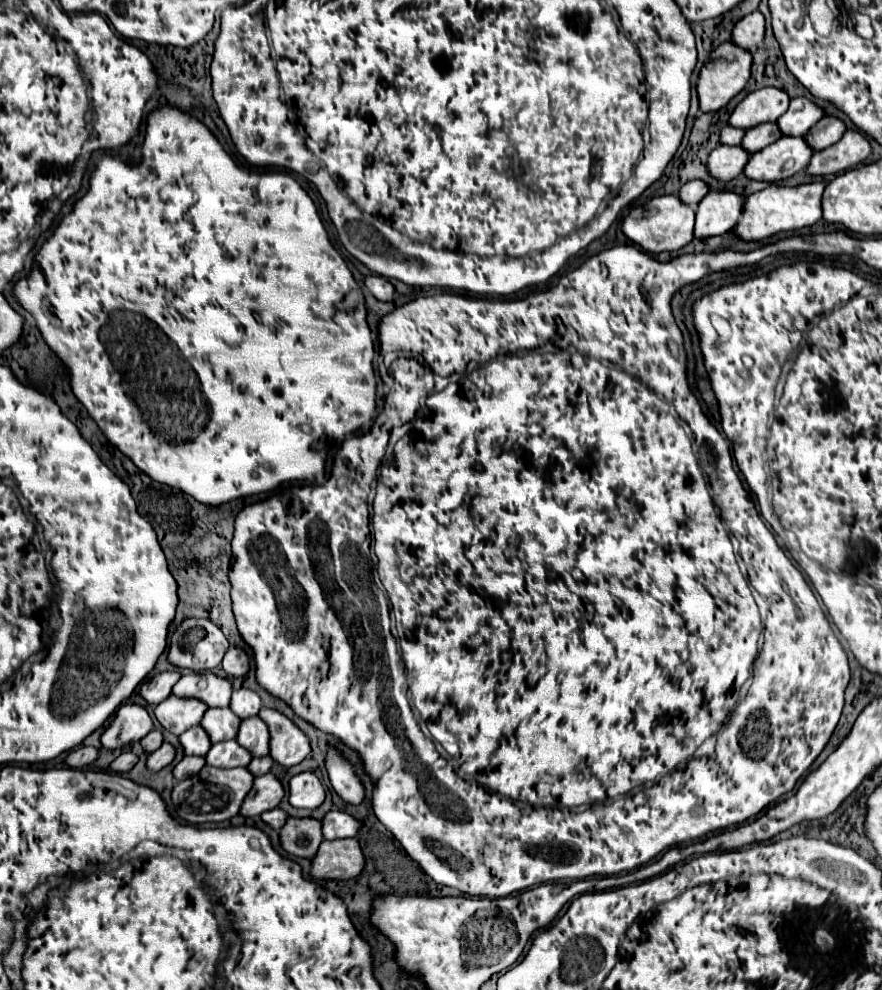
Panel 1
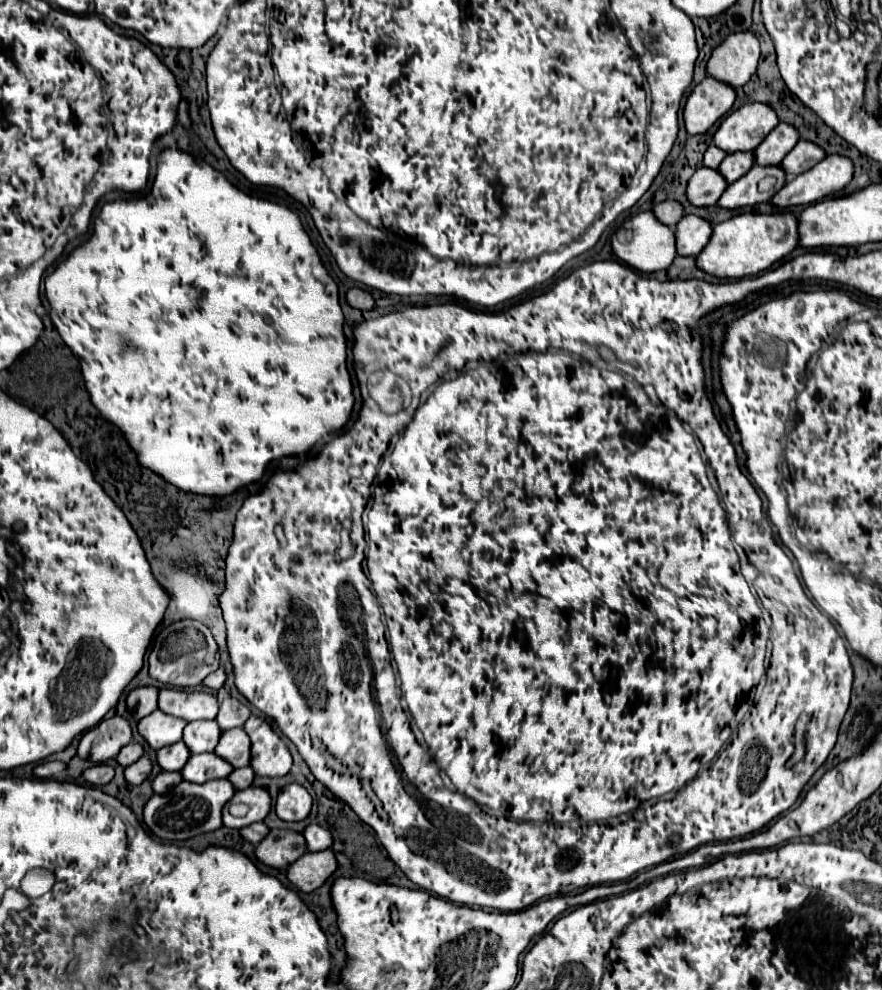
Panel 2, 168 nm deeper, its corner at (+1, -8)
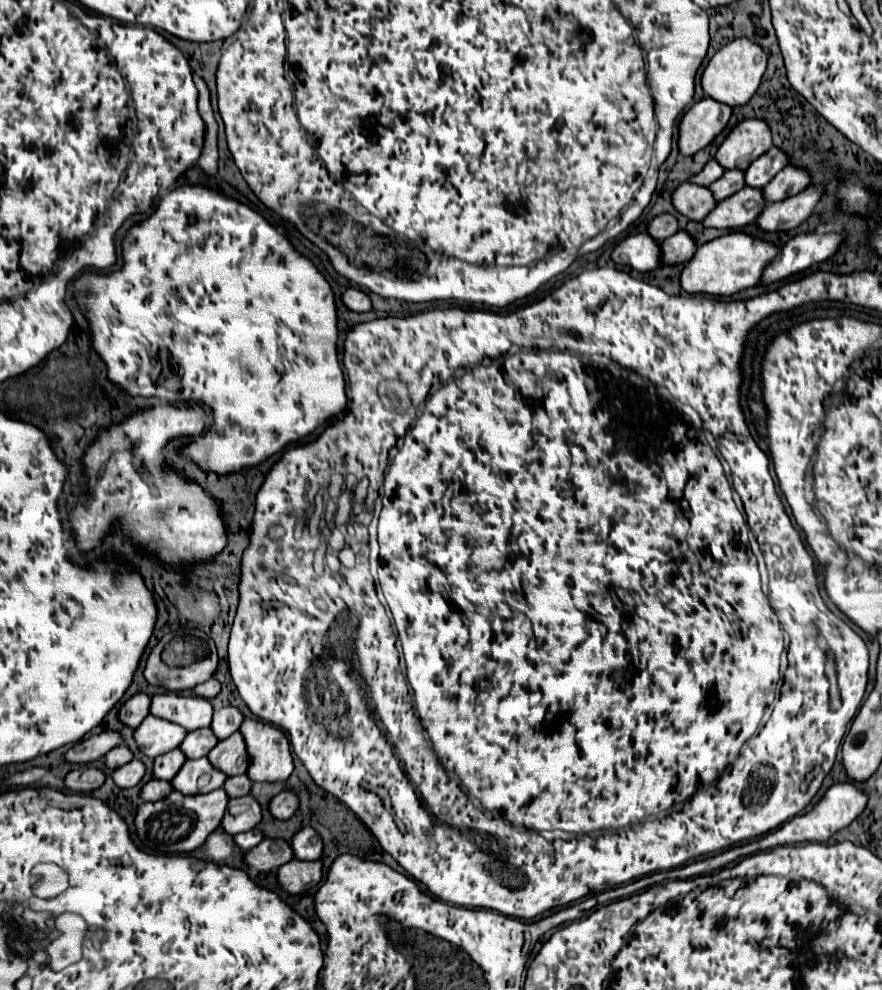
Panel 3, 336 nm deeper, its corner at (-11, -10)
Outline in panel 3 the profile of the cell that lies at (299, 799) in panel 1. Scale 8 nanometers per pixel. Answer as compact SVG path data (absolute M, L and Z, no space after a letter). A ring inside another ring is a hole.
M281 791L279 795L275 795L269 803L269 813L275 817L275 819L289 819L295 811L297 811L297 805L299 805L299 799L295 793L291 791Z

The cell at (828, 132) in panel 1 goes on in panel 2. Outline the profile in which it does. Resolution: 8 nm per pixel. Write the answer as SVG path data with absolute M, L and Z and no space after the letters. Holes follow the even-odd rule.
M801 139L789 151L789 155L785 155L785 159L781 161L781 167L785 169L787 175L799 175L803 171L809 171L813 165L817 165L825 155L827 153L817 143Z

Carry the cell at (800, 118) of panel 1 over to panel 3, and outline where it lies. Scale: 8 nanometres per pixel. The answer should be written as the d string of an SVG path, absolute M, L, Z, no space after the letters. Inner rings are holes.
M773 147L749 165L749 169L745 171L745 185L763 189L785 165L787 165L787 155L781 149Z

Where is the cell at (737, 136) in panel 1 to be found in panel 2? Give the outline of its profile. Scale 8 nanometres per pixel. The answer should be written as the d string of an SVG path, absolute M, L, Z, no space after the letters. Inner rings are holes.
M711 145L711 147L705 151L705 157L703 157L703 165L717 169L717 167L721 165L721 159L725 159L725 151L721 151L719 147L713 147L713 145Z

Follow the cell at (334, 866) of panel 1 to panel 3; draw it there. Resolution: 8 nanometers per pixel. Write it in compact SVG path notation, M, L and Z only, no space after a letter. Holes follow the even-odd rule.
M293 859L277 869L277 881L281 889L291 895L305 893L321 881L321 861Z

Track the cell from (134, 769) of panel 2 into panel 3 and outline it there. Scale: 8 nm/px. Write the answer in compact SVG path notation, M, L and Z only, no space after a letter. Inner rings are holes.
M133 759L133 761L117 767L117 771L113 771L111 777L113 777L117 787L129 789L129 787L135 787L141 781L143 773L145 773L145 765L139 759Z

